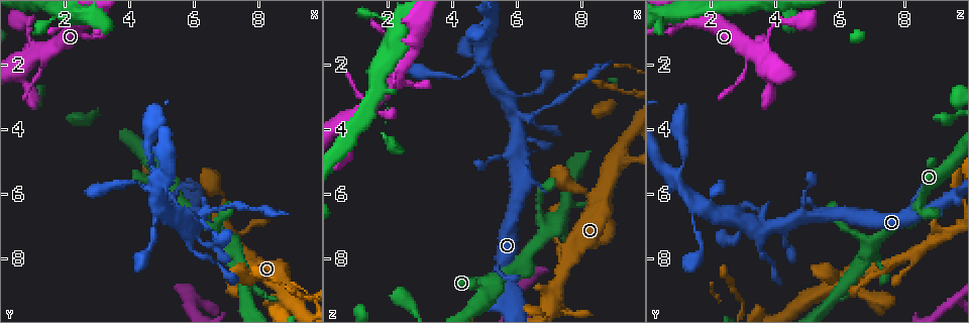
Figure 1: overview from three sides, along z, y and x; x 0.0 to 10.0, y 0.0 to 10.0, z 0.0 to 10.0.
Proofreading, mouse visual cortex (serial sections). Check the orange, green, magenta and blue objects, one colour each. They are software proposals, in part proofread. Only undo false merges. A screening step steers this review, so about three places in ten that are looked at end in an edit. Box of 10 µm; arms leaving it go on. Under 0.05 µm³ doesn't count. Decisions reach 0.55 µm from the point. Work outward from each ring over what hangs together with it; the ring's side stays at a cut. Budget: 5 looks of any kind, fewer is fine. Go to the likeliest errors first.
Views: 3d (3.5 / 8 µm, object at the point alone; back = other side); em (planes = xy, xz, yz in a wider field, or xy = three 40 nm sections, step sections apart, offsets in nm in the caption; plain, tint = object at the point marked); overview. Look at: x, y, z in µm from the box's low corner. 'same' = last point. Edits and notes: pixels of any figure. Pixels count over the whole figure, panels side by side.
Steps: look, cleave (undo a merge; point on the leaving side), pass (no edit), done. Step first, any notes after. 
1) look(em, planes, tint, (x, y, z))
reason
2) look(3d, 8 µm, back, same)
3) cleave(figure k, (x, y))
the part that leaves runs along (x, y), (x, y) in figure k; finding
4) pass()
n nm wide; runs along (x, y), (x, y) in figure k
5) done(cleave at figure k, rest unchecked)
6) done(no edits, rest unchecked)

look(3d, 3.5 µm, (6.75, 6.45, 3.50))
a narrow waist

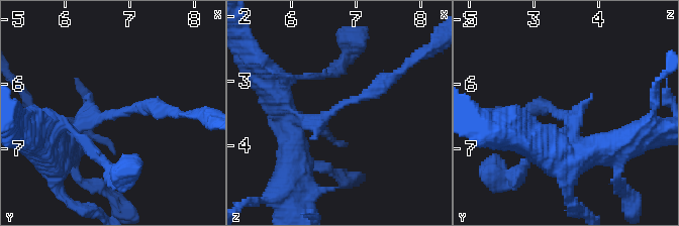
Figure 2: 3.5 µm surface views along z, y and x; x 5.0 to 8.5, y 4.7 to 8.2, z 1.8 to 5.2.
look(em, planes, tint, (6.75, 6.50, 3.45))
arms of 200, 200 nm

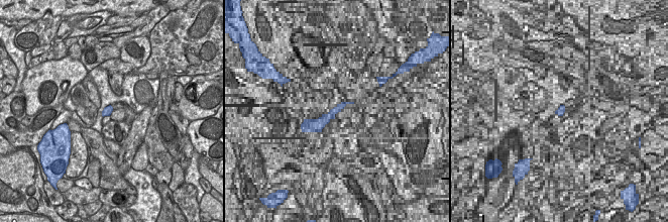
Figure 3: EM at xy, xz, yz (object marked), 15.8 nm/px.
cleave(figure 2, (115, 114))
the part that leaves runs along (84, 122), (131, 107), (168, 110) in figure 2; two cells meet here

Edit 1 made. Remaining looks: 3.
look(3d, 3.5 µm, (0.70, 2.20, 3.65))
abrupt turn

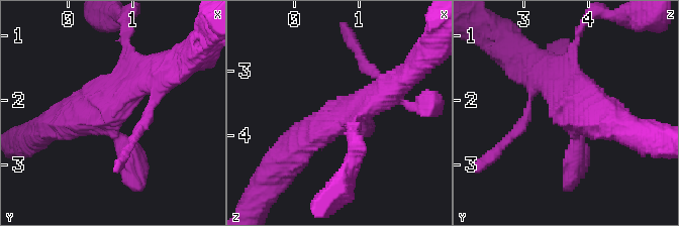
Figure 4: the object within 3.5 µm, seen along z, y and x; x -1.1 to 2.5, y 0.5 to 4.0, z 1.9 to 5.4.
look(em, xy, step 1, tint, (0.65, 2.20, 3.65))
now the EM

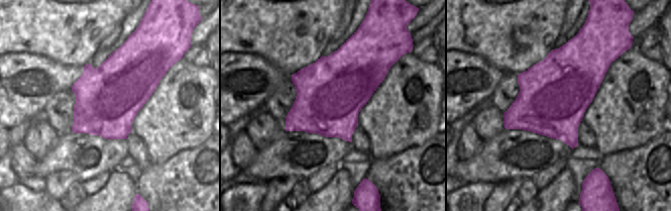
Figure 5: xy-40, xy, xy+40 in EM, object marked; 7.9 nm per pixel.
pass()
runs along (382, 95), (335, 113), (295, 159) in figure 4; all the same cell

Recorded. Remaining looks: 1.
done(cleave at figure 2, rest unchecked)

